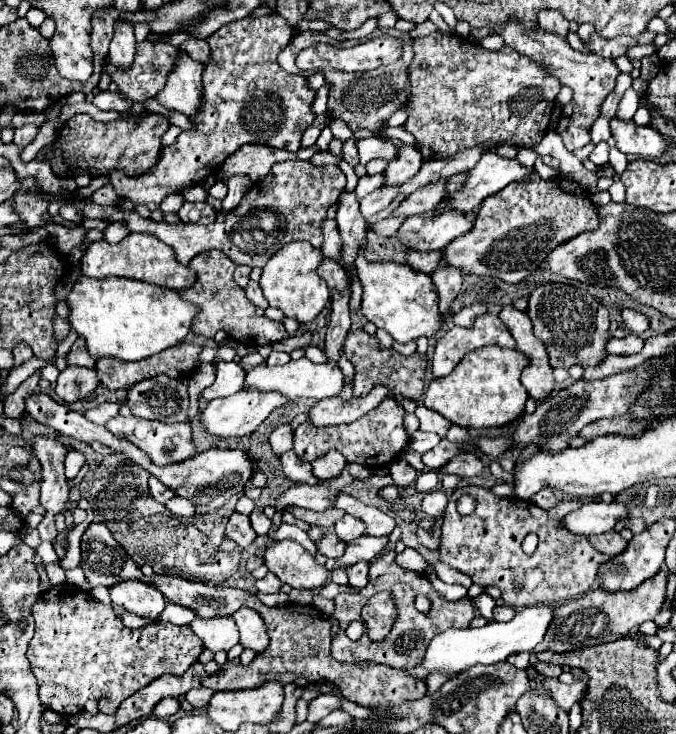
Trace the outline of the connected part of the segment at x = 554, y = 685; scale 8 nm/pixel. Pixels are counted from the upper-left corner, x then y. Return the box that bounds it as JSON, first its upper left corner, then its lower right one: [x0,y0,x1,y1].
[544,679,586,711]

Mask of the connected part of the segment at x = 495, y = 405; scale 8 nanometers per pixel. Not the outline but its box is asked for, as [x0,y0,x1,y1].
[394,347,530,427]

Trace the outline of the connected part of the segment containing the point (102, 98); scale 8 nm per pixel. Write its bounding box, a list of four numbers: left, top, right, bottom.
[92,91,130,111]

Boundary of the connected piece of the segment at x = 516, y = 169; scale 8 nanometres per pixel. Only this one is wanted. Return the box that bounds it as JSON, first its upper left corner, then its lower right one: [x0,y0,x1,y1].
[434,151,532,213]

